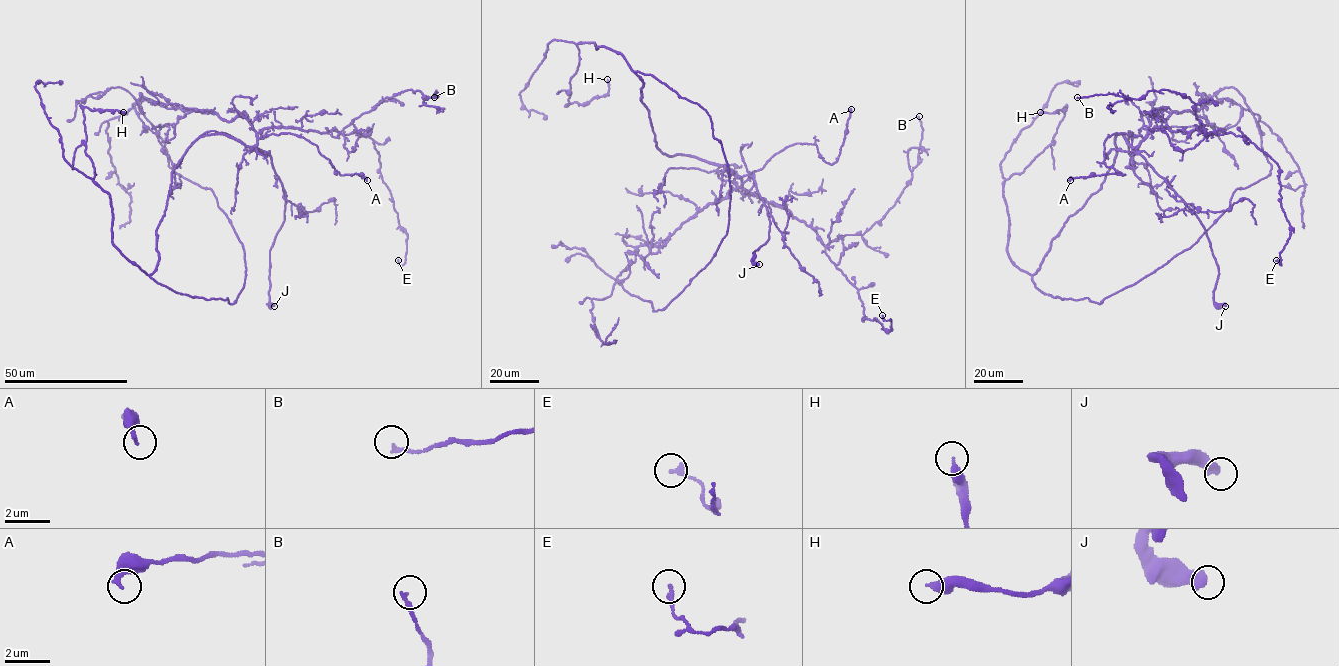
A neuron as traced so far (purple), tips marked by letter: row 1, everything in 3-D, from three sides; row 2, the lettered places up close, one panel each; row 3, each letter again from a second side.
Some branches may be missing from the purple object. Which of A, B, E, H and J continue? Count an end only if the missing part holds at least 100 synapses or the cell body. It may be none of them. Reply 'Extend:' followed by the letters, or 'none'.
Extend: J

